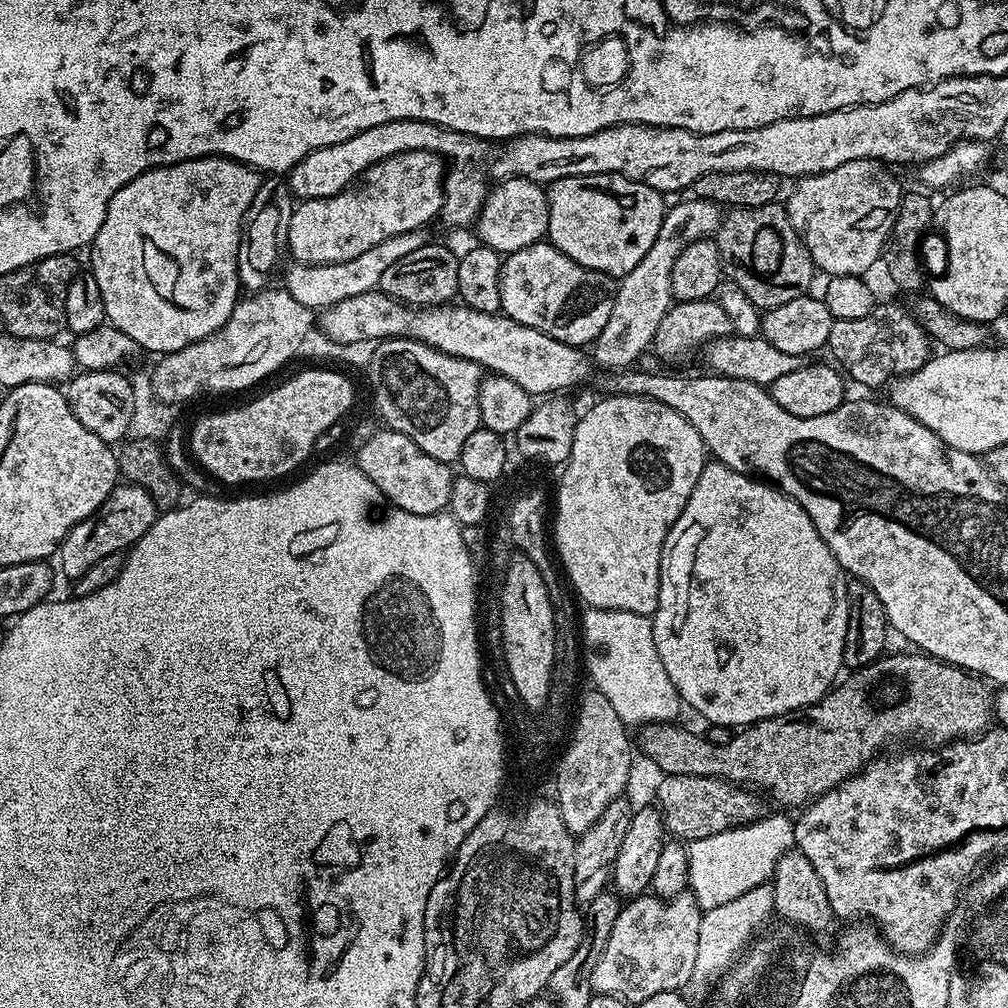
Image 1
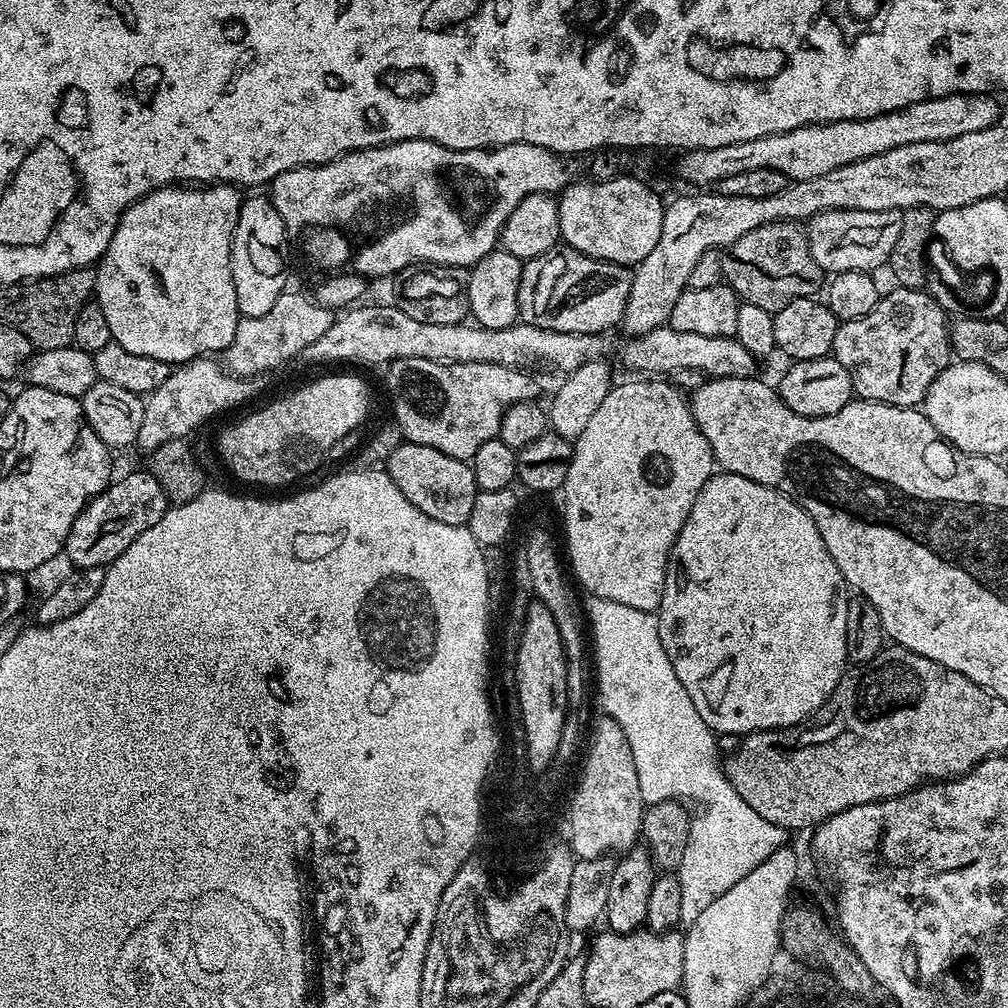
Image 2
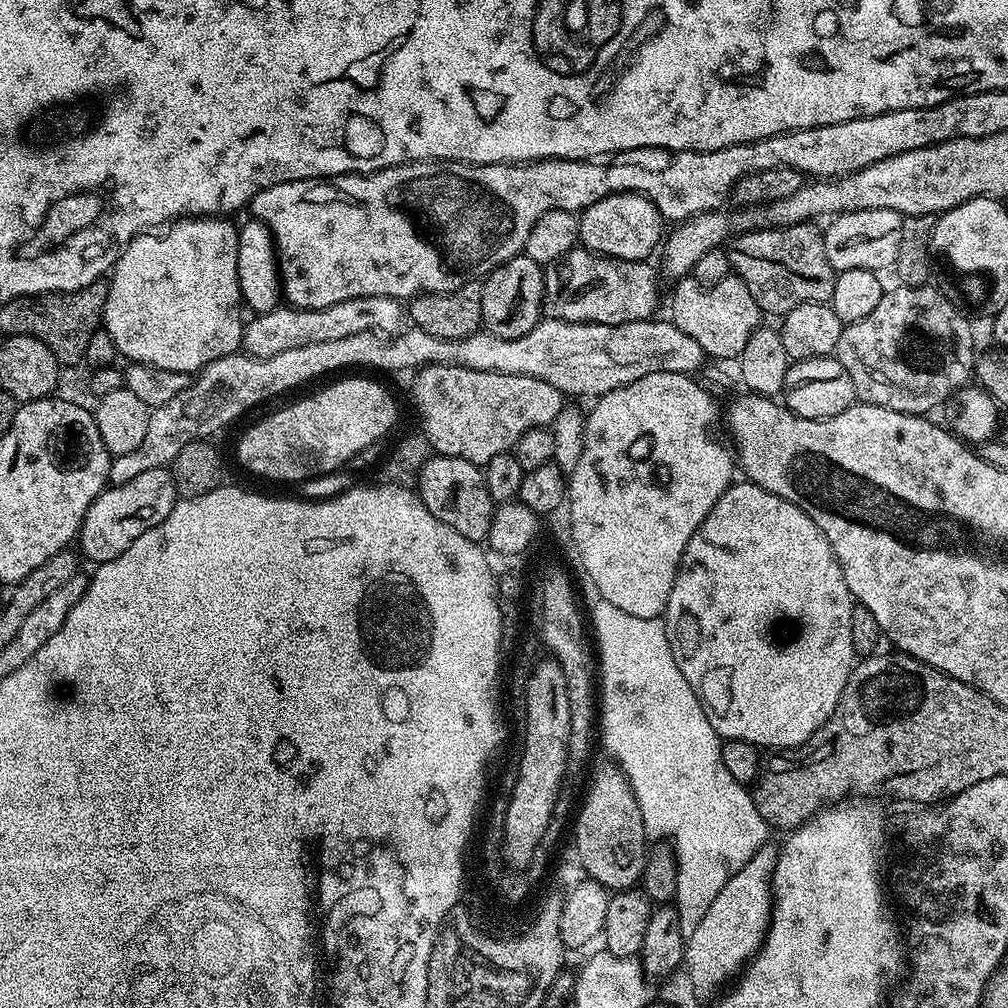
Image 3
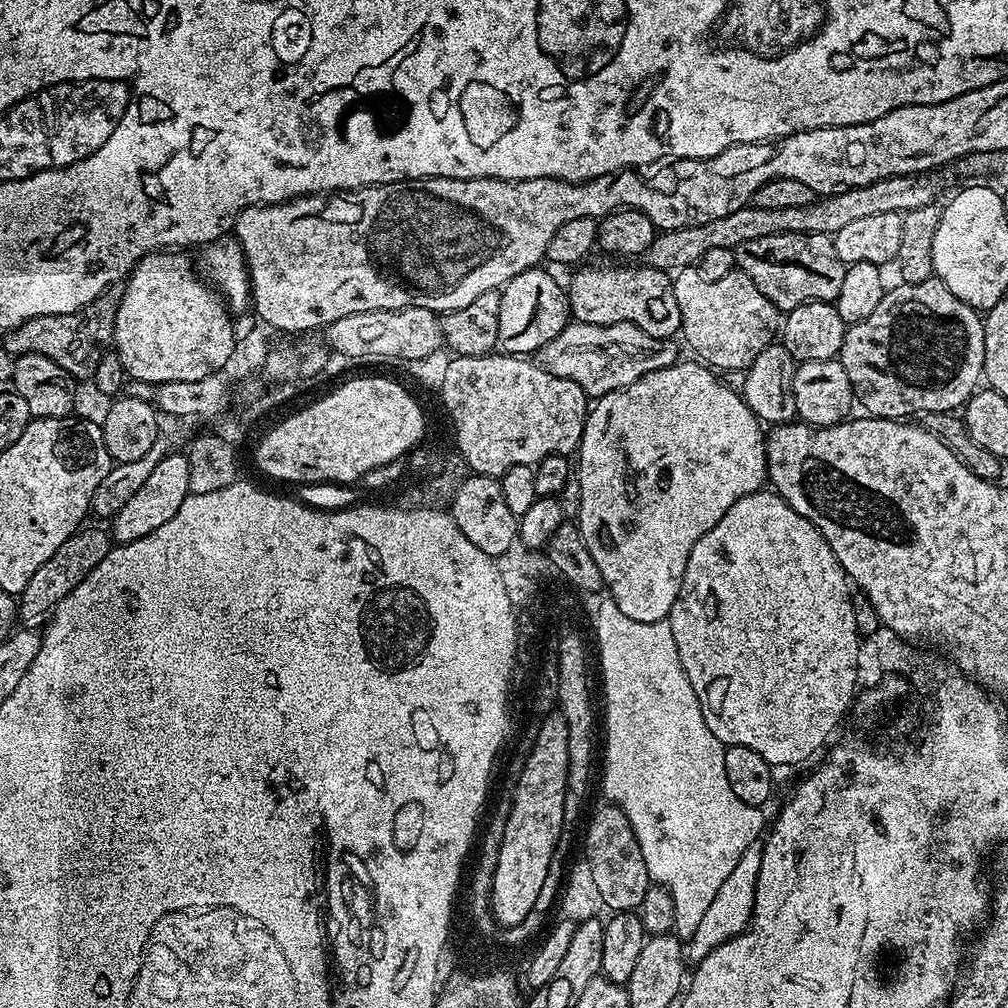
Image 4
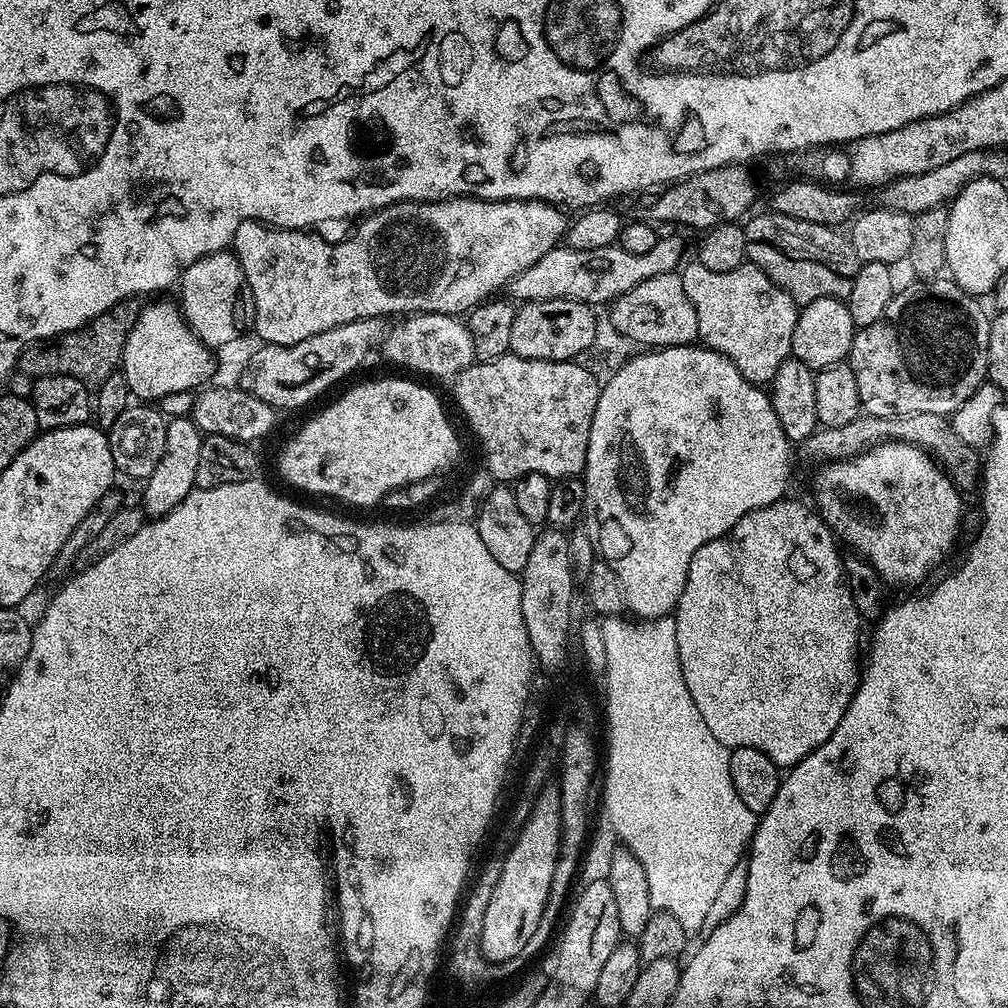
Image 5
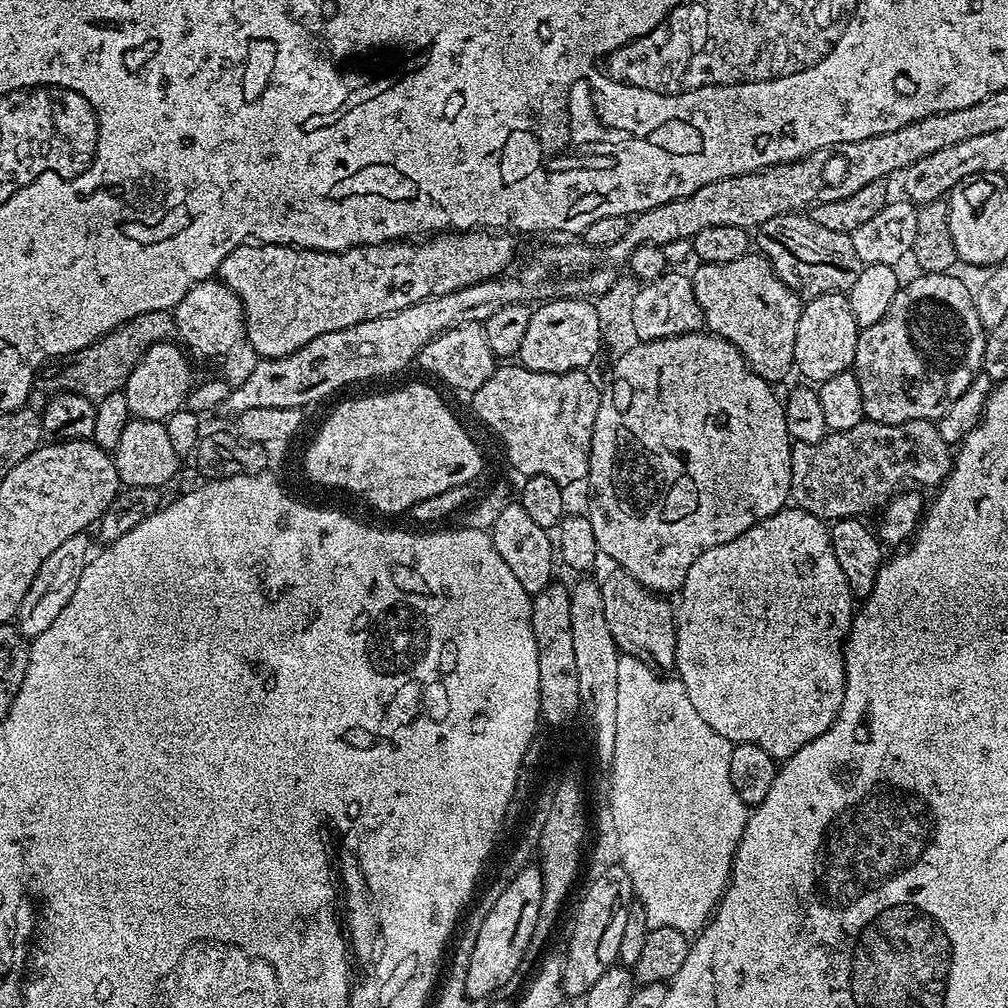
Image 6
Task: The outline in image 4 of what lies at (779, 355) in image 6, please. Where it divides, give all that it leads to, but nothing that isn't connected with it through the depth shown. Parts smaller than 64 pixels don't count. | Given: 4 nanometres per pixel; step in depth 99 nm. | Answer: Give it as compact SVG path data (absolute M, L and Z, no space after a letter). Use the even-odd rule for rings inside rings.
M699 267L681 268L672 276L672 285L674 298L678 298L683 343L688 343L697 352L695 355L713 370L743 373L781 331L780 309L742 271L706 282Z

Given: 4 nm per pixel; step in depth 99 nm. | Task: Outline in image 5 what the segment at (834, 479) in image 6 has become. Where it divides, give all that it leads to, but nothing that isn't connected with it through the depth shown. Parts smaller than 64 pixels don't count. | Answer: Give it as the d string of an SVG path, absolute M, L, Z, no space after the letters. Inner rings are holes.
M861 414L854 422L846 422L846 426L837 428L821 427L798 444L798 452L808 460L815 462L831 462L848 460L867 448L882 444L886 440L901 440L907 444L918 446L927 452L950 477L952 483L961 490L975 489L982 480L982 456L979 451L954 434L949 417L938 414L898 414L897 416L869 416Z

